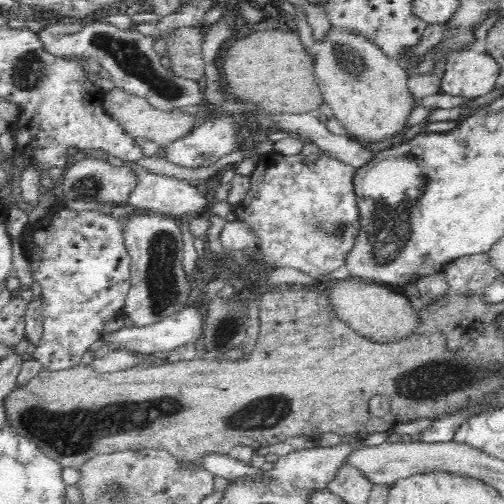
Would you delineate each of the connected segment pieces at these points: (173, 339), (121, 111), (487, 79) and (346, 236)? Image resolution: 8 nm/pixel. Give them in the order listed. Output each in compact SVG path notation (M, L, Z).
M193 307L180 309L177 313L171 314L157 324L148 327L125 327L116 333L106 333L101 338L110 349L127 349L130 352L136 352L150 355L165 356L174 350L187 345L195 345L200 342L205 334L204 316L199 310Z
M111 87L107 93L102 95L103 100L100 102L103 111L114 121L118 123L124 134L132 138L146 138L161 148L166 147L174 140L185 137L194 130L194 127L201 121L188 112L172 110L164 112L163 110L154 110L144 97L126 94L122 89Z
M462 49L450 51L445 63L440 92L473 99L496 88L500 65L492 55Z
M307 141L304 144L304 150L300 154L286 156L278 154L274 150L266 154L260 154L255 164L255 169L251 174L249 190L242 202L235 206L234 212L236 212L237 219L244 219L254 229L254 232L258 233L258 239L260 239L258 253L264 259L266 265L270 266L271 269L288 266L322 280L326 278L328 273L336 271L345 263L347 254L353 247L359 229L359 212L353 187L353 176L355 172L356 169L352 165L344 163L339 158L334 158L332 155L324 152L317 152L316 146L312 142Z

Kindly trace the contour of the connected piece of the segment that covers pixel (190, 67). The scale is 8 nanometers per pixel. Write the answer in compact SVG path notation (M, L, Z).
M181 26L174 27L167 34L167 57L171 60L171 68L182 75L184 78L198 79L204 76L203 52L201 49L203 41L203 33L201 27L197 26Z

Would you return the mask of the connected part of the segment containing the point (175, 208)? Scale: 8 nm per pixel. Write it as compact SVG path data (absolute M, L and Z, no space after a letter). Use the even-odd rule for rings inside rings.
M138 163L132 164L132 169L136 173L138 184L133 188L132 194L129 194L128 205L146 207L157 214L170 217L180 217L182 214L204 215L209 211L212 199L207 193L200 192L196 185L190 185L184 179L146 172Z

